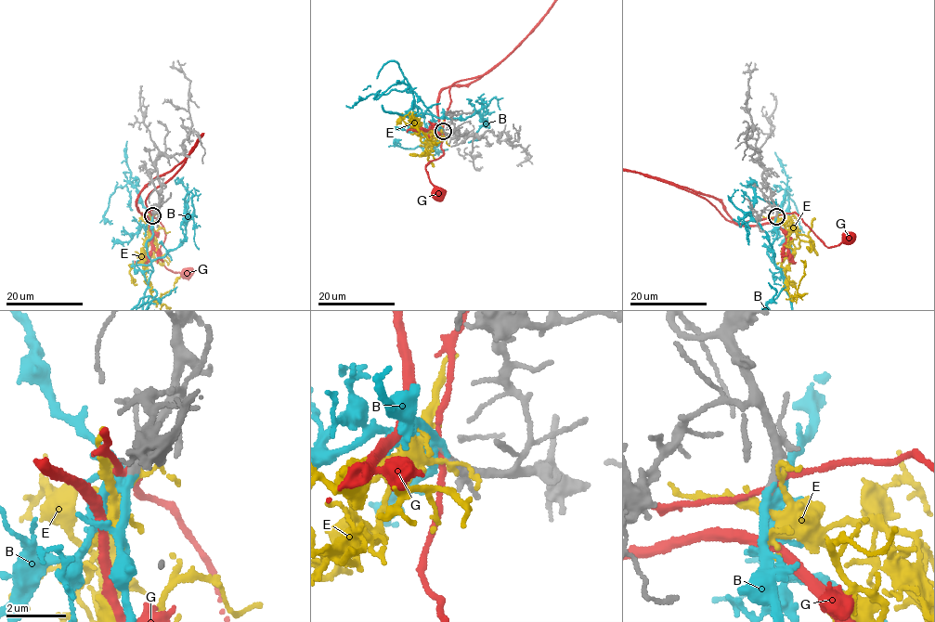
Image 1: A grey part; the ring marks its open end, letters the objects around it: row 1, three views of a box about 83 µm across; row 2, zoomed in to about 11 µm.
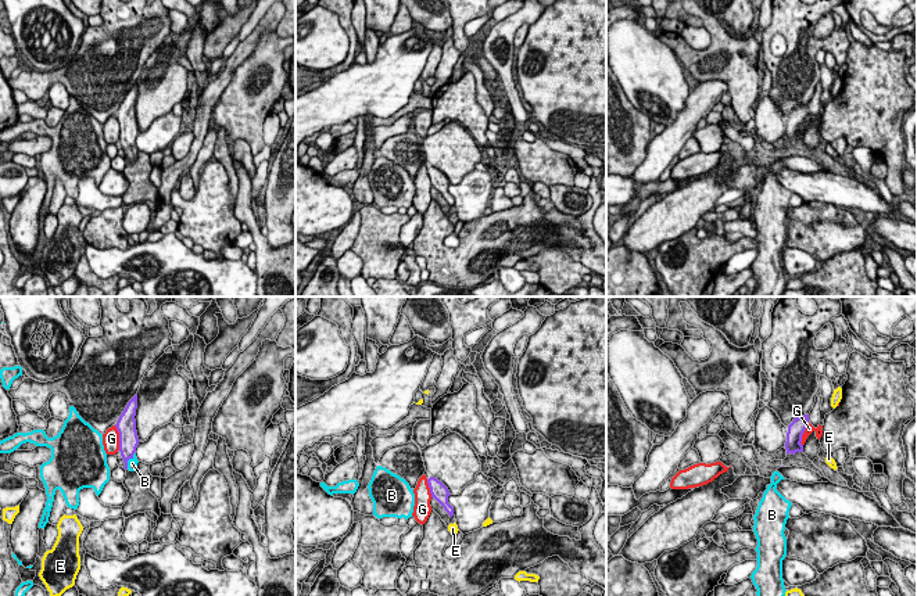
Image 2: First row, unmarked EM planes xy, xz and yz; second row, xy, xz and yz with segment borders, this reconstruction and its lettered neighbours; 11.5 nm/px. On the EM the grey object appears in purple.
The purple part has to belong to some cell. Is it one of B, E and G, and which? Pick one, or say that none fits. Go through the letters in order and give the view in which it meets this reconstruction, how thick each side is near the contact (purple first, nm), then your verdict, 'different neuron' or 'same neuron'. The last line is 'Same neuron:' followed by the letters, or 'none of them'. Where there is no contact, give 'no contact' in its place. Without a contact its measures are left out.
B: xy | 220/130 nm | same neuron
E: no contact | different neuron
G: xy | 220/190 nm | different neuron
Same neuron: B

